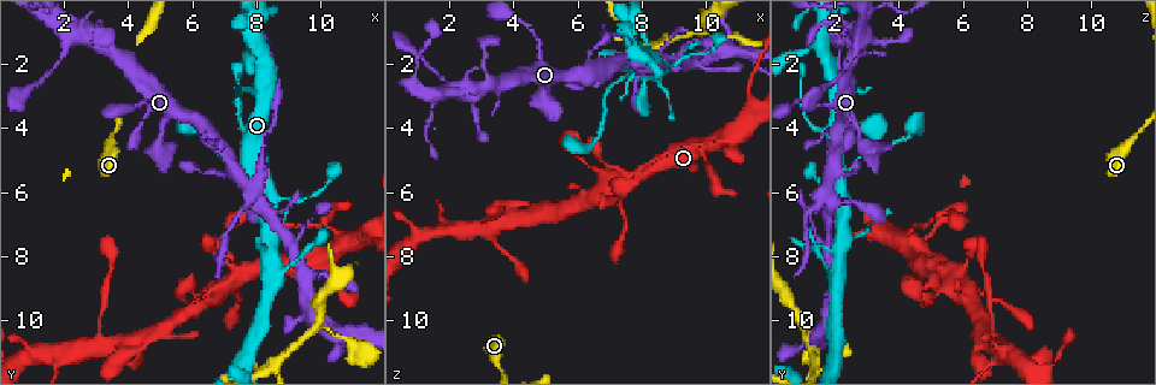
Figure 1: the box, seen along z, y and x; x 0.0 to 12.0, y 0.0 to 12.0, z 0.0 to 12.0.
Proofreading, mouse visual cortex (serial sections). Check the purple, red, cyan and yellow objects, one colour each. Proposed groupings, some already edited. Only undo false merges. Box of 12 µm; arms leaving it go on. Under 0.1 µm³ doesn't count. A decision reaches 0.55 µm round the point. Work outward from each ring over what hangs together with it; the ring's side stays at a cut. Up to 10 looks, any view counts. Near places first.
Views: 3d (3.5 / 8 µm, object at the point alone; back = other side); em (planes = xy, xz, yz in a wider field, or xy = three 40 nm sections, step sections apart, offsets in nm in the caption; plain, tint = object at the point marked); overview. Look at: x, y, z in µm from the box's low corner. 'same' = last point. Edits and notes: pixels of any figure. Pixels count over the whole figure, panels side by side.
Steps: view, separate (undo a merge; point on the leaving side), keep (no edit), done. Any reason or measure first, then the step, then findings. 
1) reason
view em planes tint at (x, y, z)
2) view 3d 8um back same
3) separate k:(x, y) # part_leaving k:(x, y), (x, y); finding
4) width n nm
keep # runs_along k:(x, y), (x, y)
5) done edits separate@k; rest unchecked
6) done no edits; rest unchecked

thick turns thin
view 3d 3.5um at (6.8, 8.0, 5.0)

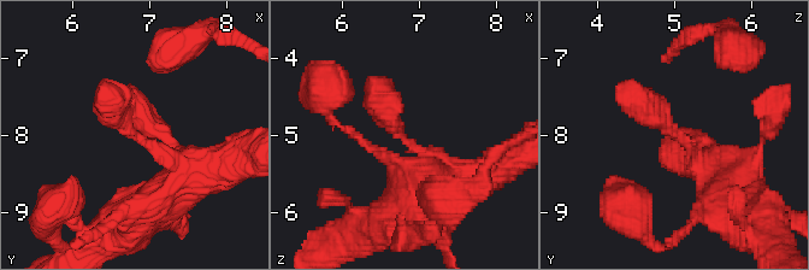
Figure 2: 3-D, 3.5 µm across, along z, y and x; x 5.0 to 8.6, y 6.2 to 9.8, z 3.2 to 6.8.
now the EM
view em planes plain at (6.80, 8.00, 5.05)

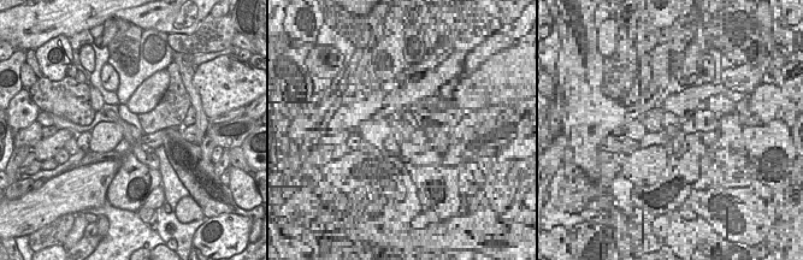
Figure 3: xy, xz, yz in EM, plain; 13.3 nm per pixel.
view em planes tint same

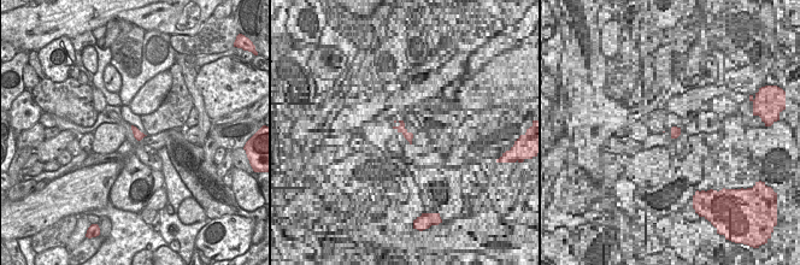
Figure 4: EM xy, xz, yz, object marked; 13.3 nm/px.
keep # runs_along 2:(470, 180), (396, 130), (373, 87); one cell here

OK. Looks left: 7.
thin arm on a thick one
view 3d 8um at (10.6, 7.7, 4.4)

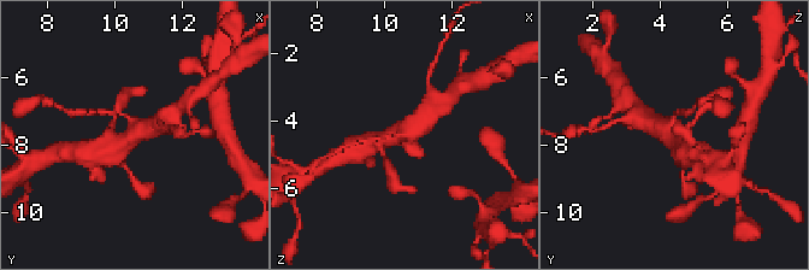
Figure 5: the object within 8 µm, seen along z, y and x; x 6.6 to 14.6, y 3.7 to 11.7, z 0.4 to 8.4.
arms 3; arm_widths 150, 500, 600 nm
view em xy step 1 tint at (10.7, 7.6, 4.3)

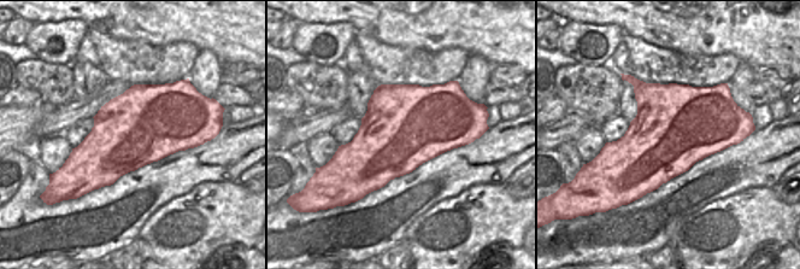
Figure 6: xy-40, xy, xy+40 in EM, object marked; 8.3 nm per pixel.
keep # runs_along 5:(378, 142), (408, 130), (430, 111); all the same cell

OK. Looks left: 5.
thick turns thin
view 3d 3.5um at (3.2, 9.6, 6.8)

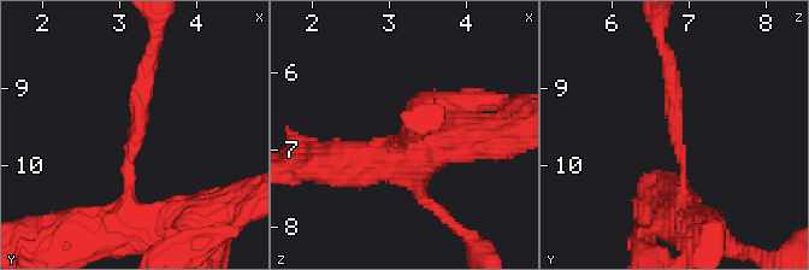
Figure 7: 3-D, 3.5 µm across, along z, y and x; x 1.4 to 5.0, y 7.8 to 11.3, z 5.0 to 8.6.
arm_widths 200, 250 nm
view em xy step 1 tint at (3.20, 9.60, 6.85)

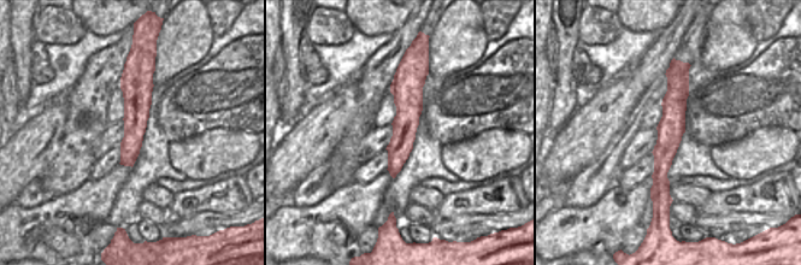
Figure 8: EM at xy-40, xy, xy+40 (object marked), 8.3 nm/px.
keep # runs_along 7:(697, 229), (684, 210), (669, 59); all the same cell

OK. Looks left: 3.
three-way junction
view 3d 8um at (8.1, 1.5, 1.7)

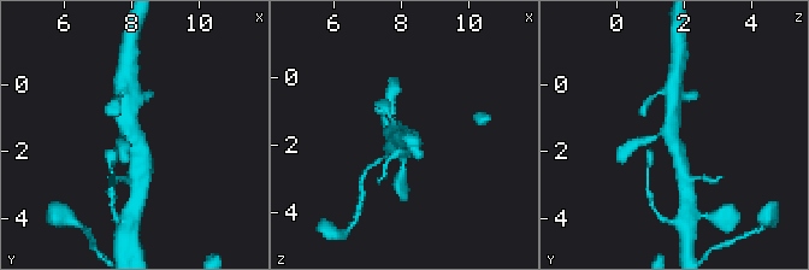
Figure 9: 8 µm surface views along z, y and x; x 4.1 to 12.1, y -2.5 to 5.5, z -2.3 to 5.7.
closer look
view 3d 3.5um back at (8.0, 1.4, 1.6)

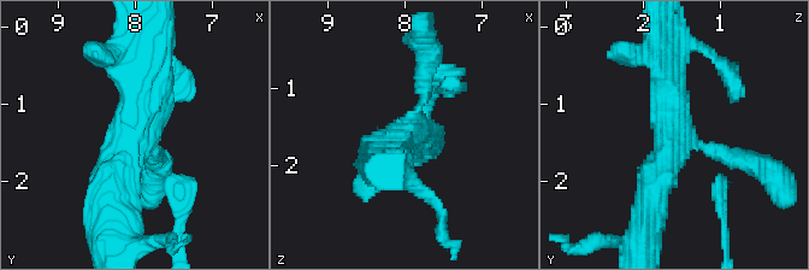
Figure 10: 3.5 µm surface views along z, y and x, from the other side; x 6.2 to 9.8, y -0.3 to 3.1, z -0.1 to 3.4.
arms 3; arm_widths 200, 450, 450 nm; need the tissue
view em xy step 5 tint at (7.95, 1.40, 1.60)

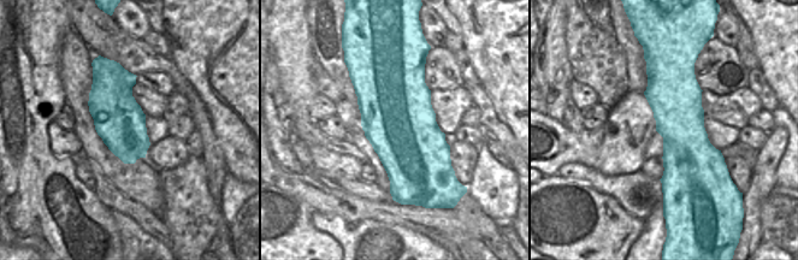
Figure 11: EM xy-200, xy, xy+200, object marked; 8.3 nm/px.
width 600 nm
keep # runs_along 10:(113, 206), (149, 54); continuous, no second cell

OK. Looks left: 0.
done no edits; rest unchecked

